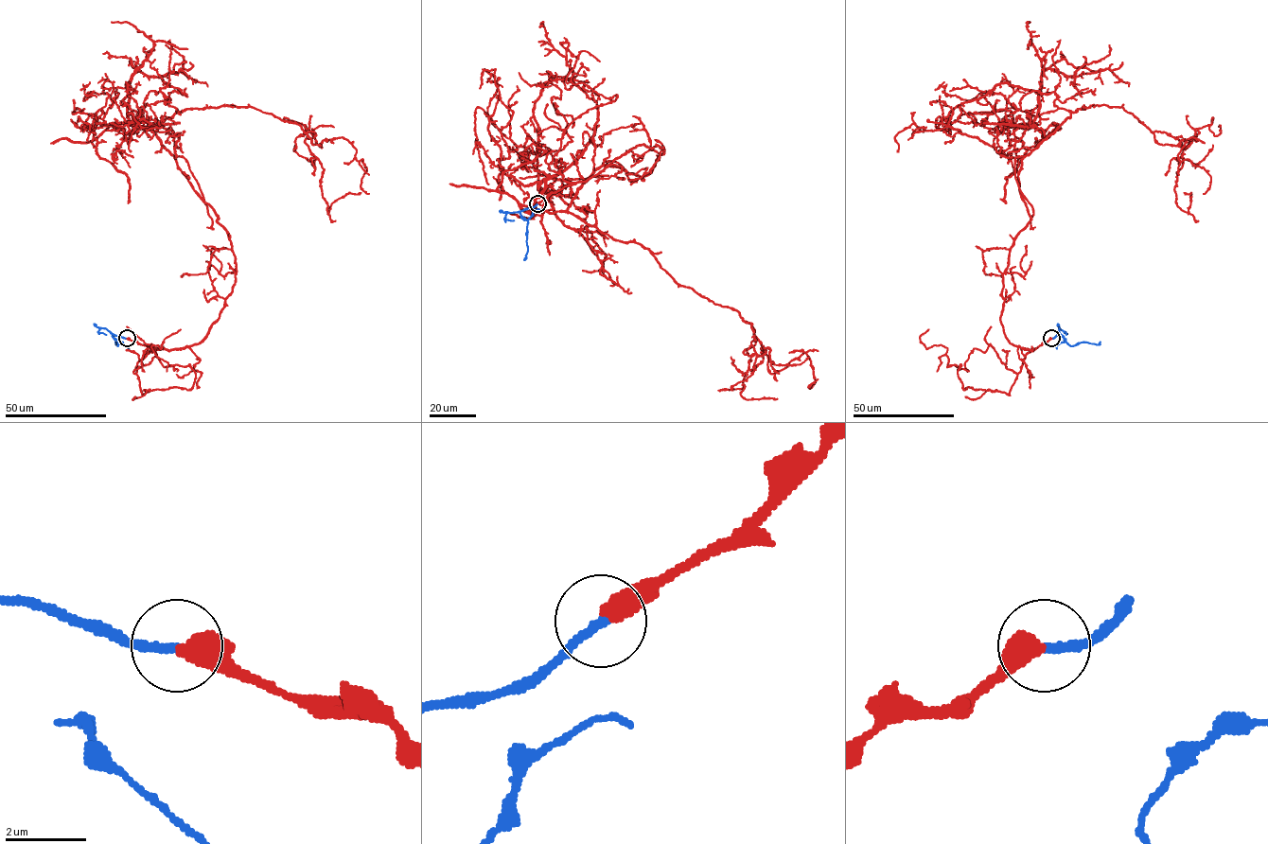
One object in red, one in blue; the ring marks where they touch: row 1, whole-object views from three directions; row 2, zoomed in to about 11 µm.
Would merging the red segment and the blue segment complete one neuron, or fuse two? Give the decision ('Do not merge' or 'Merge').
Merge

